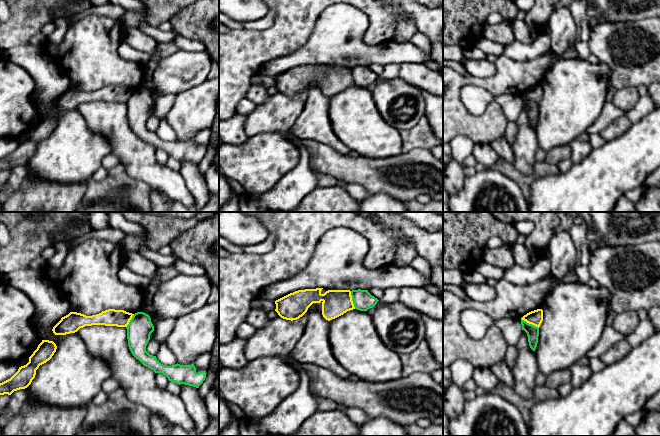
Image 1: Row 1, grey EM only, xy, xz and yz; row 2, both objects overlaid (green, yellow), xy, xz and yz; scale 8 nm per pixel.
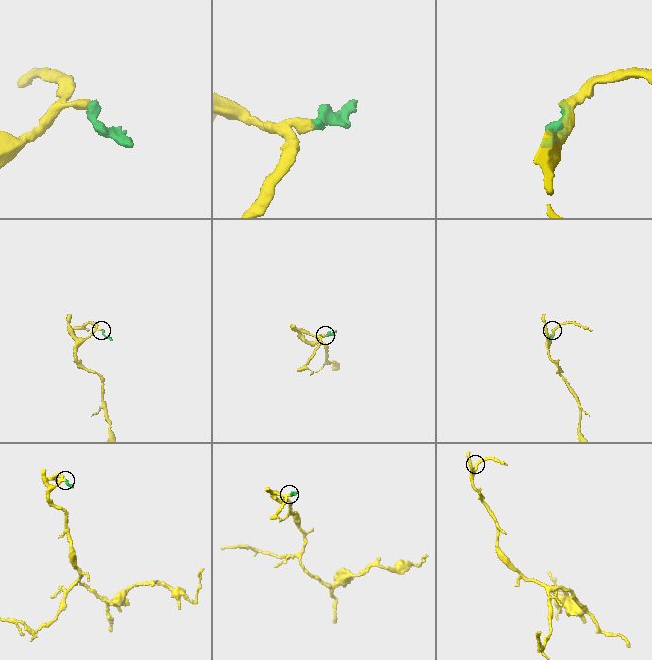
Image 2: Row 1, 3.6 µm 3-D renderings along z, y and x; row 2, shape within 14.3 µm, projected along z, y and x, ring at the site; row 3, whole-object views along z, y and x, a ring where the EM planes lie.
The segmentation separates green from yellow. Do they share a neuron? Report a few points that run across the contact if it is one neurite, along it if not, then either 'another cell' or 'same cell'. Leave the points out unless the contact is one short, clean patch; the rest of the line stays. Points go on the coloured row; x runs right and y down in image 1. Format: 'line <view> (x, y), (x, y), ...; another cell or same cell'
line xz (350, 291), (355, 308); another cell

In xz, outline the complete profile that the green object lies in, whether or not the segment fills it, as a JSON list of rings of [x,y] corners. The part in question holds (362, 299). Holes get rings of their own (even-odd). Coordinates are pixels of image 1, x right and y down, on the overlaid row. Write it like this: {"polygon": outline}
{"polygon": [[[352,290],[351,296],[355,309],[360,311],[367,311],[368,309],[373,308],[379,301],[372,296],[368,290]]]}

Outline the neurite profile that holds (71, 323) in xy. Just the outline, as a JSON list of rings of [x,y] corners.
[[[108,309],[99,314],[86,316],[77,312],[68,315],[53,327],[55,335],[66,335],[77,332],[80,328],[92,325],[127,327],[134,314],[124,310]]]

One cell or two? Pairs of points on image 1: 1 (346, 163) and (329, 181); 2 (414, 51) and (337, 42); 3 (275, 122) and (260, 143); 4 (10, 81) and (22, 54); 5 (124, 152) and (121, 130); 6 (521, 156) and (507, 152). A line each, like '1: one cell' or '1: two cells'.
1: two cells
2: one cell
3: two cells
4: two cells
5: one cell
6: two cells

